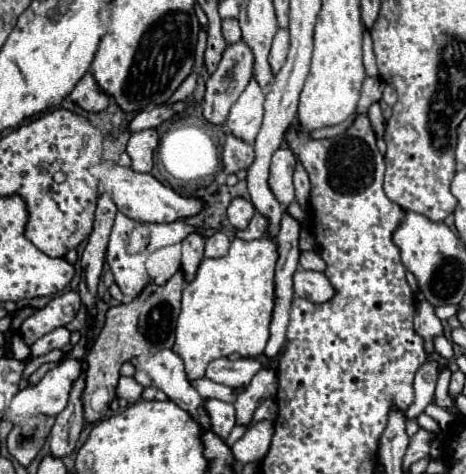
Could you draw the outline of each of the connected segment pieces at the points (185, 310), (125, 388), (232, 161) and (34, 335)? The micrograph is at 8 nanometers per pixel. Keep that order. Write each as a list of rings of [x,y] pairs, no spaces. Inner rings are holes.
[[[269,234],[251,242],[235,238],[227,256],[201,262],[195,280],[183,290],[173,346],[173,352],[185,362],[185,374],[191,382],[205,376],[205,368],[211,360],[233,352],[245,358],[257,358],[265,352],[275,300],[275,266],[277,242]]]
[[[121,376],[119,386],[117,386],[117,396],[125,398],[129,404],[133,404],[133,402],[141,400],[143,386],[135,378],[131,378],[131,376]]]
[[[229,134],[223,146],[223,172],[237,174],[239,170],[247,170],[253,164],[253,160],[255,160],[253,146]]]
[[[65,292],[55,296],[43,310],[37,310],[21,324],[21,336],[25,344],[33,344],[37,338],[53,332],[59,326],[69,324],[81,306],[79,292]]]

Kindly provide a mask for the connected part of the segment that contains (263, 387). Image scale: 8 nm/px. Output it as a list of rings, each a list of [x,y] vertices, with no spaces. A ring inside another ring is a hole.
[[[261,368],[251,384],[237,396],[235,410],[237,410],[237,424],[249,424],[255,408],[265,400],[277,394],[277,372],[271,368]]]

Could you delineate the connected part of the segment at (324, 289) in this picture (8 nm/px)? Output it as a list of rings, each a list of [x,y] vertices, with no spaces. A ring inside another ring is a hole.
[[[299,270],[295,272],[295,278],[293,278],[293,292],[299,298],[305,298],[309,302],[323,304],[333,298],[335,288],[329,284],[325,274],[311,272],[311,270]]]

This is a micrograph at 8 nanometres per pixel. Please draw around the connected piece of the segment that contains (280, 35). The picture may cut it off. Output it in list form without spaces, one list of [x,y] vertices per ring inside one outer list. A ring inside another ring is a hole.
[[[281,28],[275,36],[275,40],[273,40],[273,48],[271,48],[271,54],[269,54],[273,74],[277,74],[277,70],[285,64],[287,52],[289,52],[289,30]]]

